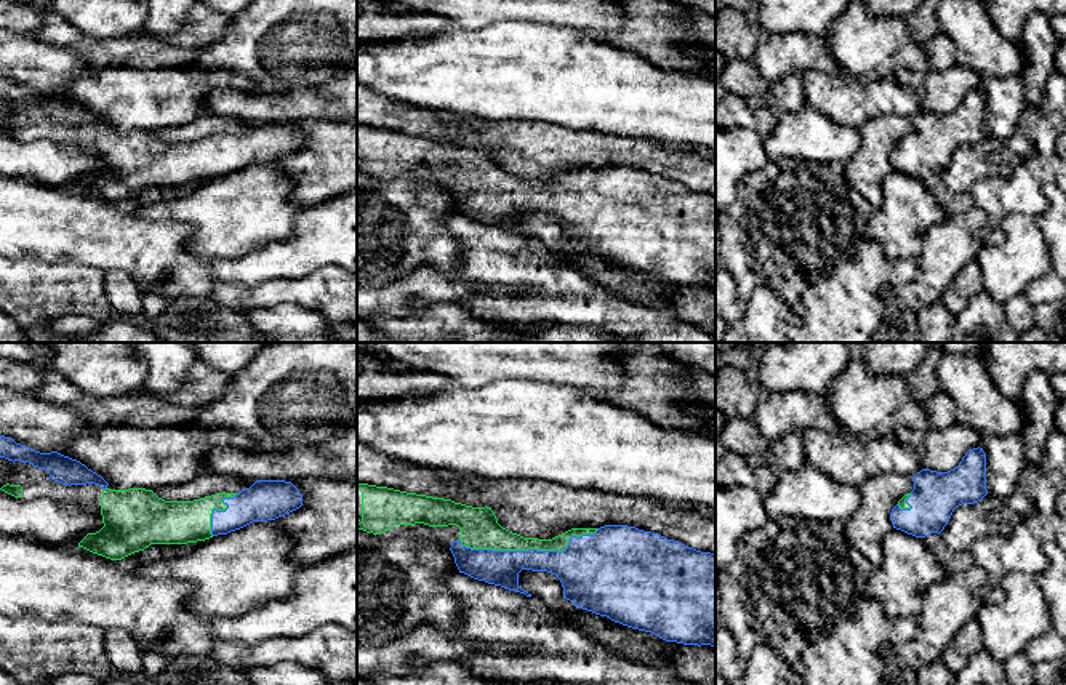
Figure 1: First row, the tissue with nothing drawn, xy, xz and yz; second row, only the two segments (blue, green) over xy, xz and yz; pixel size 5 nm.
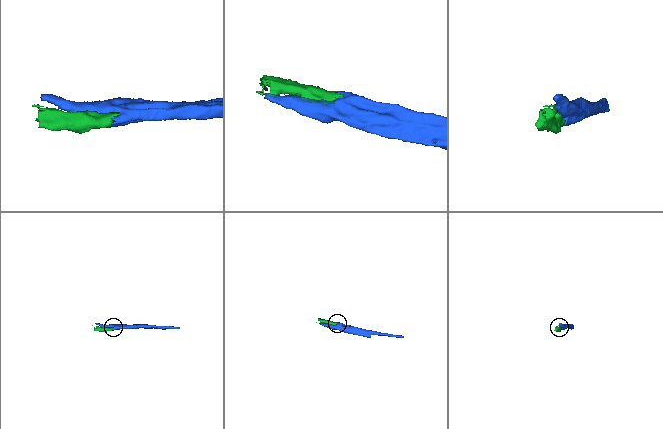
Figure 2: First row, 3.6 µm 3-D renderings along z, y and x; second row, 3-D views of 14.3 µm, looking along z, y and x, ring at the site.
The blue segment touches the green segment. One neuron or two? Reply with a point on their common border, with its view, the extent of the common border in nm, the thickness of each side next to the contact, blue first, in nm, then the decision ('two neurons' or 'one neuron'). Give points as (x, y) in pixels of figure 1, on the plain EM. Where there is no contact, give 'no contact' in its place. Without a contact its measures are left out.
contact xz (530, 191); length 700 nm; calibres 220 and 170 nm; one neuron

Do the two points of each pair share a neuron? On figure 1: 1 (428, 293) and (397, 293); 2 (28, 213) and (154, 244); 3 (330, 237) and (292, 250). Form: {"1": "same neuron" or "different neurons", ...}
{"1": "same neuron", "2": "same neuron", "3": "same neuron"}

